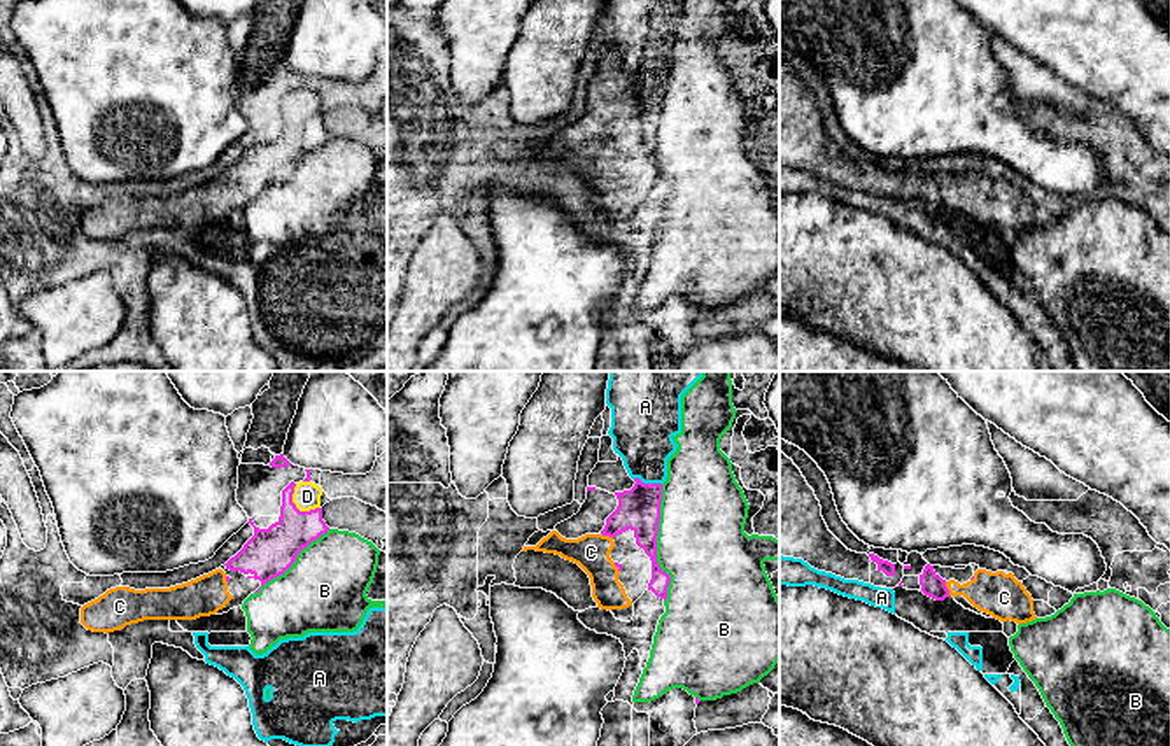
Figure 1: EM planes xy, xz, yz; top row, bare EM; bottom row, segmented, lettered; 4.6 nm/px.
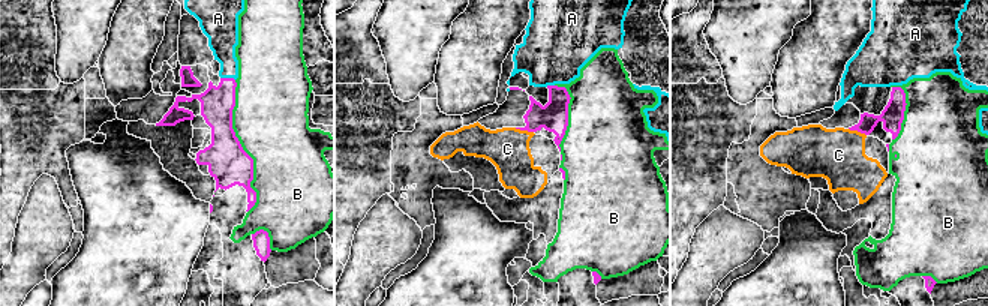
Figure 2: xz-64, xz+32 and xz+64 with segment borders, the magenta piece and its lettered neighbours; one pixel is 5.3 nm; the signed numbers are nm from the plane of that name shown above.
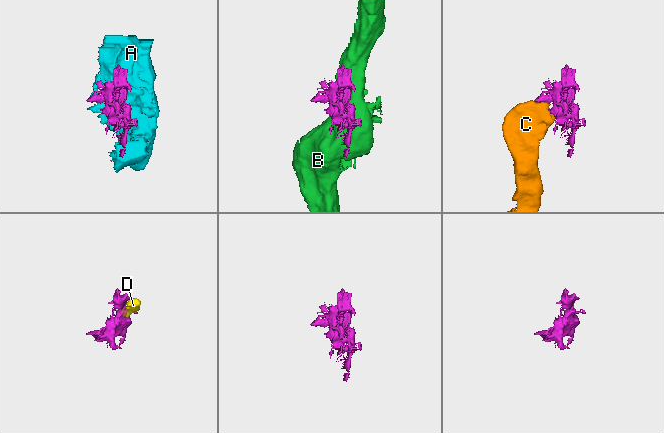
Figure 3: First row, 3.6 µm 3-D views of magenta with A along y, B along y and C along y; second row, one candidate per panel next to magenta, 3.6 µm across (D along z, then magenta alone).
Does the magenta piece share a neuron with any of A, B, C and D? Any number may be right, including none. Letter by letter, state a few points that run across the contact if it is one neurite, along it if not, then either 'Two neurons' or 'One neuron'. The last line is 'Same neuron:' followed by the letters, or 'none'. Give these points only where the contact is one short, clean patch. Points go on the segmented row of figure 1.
A: Line: xz (633, 478), (643, 484), (661, 484). Two neurons
B: Two neurons
C: One neuron
D: One neuron
Same neuron: C, D

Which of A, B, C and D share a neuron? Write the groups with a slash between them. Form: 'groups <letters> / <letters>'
groups A / B / C D

